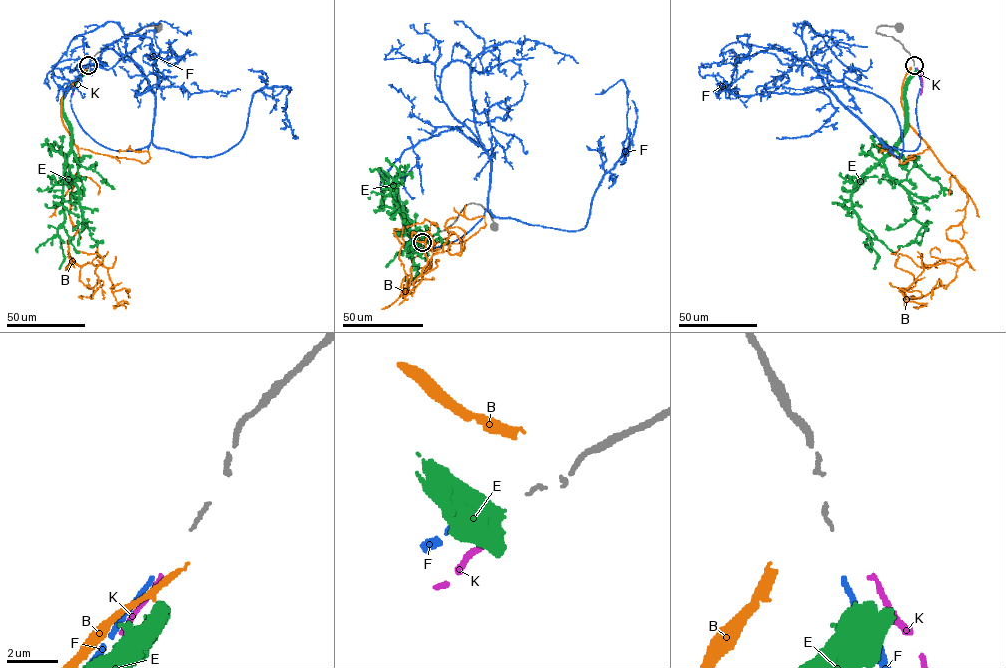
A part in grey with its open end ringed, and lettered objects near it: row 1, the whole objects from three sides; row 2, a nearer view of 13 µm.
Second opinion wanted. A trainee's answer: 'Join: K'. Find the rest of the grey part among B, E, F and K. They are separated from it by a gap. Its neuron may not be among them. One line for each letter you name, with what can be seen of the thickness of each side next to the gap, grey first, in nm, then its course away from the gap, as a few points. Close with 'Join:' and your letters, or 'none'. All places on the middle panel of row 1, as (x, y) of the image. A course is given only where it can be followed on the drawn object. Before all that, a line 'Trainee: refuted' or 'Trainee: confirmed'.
Trainee: confirmed
K: calibres 120 and 160 nm; course (420, 245), (410, 251), (405, 248)
Join: K

